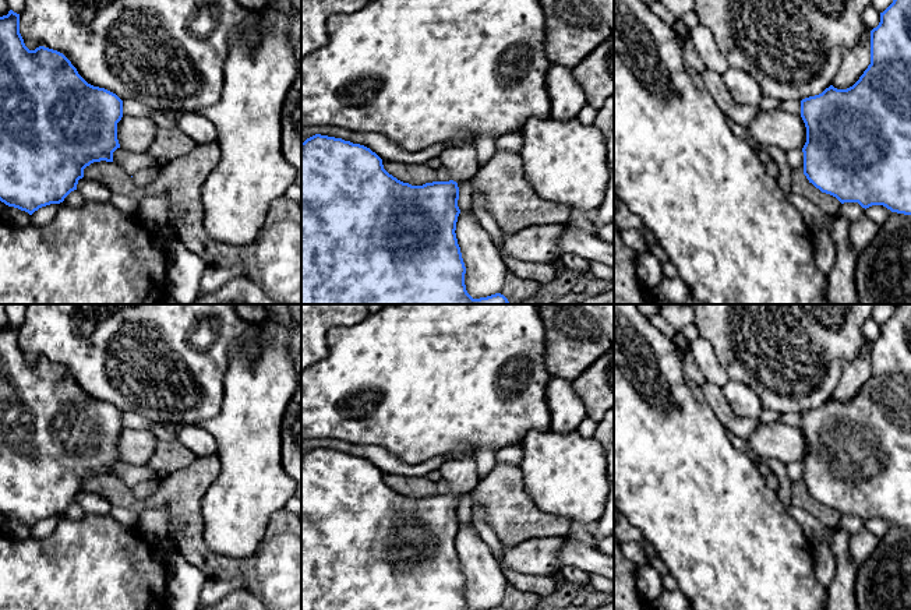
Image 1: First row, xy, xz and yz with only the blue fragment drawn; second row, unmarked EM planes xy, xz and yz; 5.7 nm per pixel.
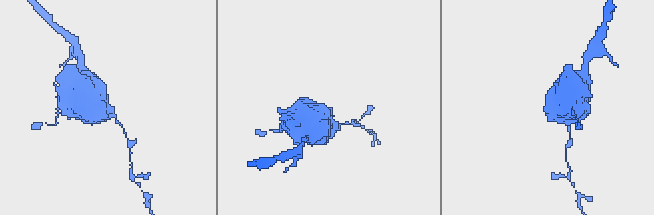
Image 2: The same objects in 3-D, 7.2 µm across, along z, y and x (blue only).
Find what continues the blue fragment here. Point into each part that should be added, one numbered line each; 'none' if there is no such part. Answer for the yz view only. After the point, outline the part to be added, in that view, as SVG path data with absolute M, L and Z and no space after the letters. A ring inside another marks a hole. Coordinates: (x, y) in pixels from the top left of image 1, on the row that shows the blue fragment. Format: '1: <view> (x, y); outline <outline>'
none

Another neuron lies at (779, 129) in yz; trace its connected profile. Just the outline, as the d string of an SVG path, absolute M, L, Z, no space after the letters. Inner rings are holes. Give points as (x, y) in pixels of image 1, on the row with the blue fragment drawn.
M760 110L745 127L746 134L756 142L767 147L778 147L783 151L804 148L806 142L806 127L801 114L783 110Z

